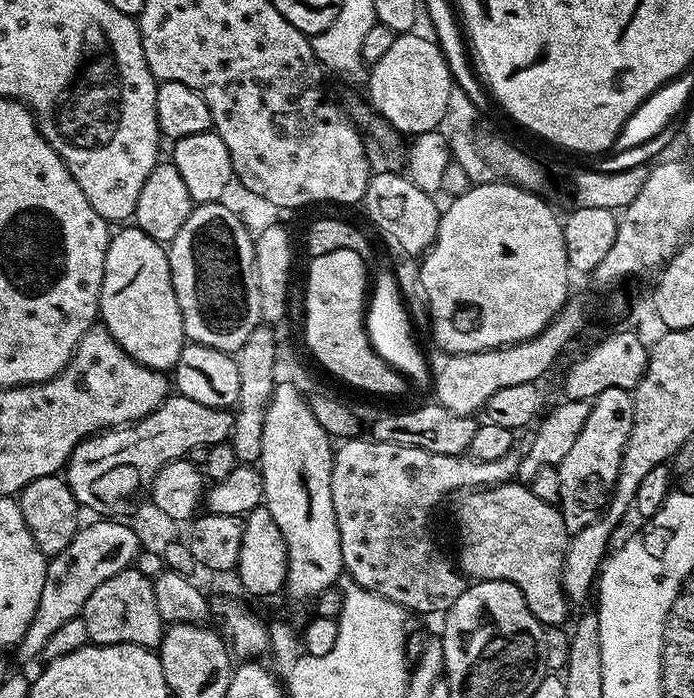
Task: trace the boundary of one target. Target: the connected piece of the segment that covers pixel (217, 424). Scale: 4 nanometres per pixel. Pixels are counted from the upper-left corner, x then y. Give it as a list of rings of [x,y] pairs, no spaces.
[[[179,394],[169,395],[167,400],[161,402],[158,407],[150,414],[146,414],[146,418],[136,421],[134,424],[125,424],[123,428],[110,428],[107,432],[97,432],[94,436],[87,436],[85,440],[76,447],[70,454],[68,463],[66,465],[66,479],[70,490],[74,494],[76,503],[80,505],[81,509],[87,510],[88,508],[100,518],[128,518],[128,515],[136,508],[136,503],[140,500],[140,492],[147,493],[149,491],[152,479],[154,479],[158,473],[172,460],[183,460],[187,457],[188,452],[194,449],[194,446],[202,446],[203,444],[223,444],[231,437],[232,426],[234,423],[234,416],[227,408],[211,408],[210,406],[202,406],[202,402],[194,402],[194,398],[186,398]]]

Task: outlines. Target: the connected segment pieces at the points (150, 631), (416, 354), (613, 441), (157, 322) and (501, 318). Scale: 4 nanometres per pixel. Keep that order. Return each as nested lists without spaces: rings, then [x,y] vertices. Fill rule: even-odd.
[[[135,566],[106,578],[90,598],[86,598],[82,615],[86,622],[86,634],[94,644],[137,644],[155,649],[164,636],[164,619],[158,614],[158,602],[154,602],[152,580]]]
[[[391,269],[380,271],[372,280],[372,287],[365,311],[367,334],[375,352],[393,369],[409,380],[422,392],[432,386],[432,370],[414,338],[414,324],[405,304],[398,283]]]
[[[611,388],[602,390],[595,400],[591,401],[592,409],[586,418],[586,426],[582,426],[582,434],[578,434],[572,449],[566,453],[566,458],[558,466],[560,469],[560,512],[564,516],[564,525],[569,533],[590,526],[604,514],[605,508],[612,500],[612,491],[618,482],[618,470],[622,466],[622,454],[626,450],[626,442],[634,426],[633,393],[626,388]]]
[[[124,226],[120,233],[113,235],[108,242],[104,277],[100,291],[99,319],[108,333],[116,339],[118,346],[130,354],[142,366],[154,369],[155,372],[175,369],[178,354],[182,354],[186,337],[182,326],[182,314],[178,298],[172,285],[172,271],[168,265],[168,254],[161,241],[150,238],[142,229],[135,226]]]
[[[497,182],[477,183],[475,186],[472,186],[469,192],[464,192],[457,200],[449,202],[448,209],[445,207],[443,211],[441,211],[436,241],[432,243],[432,247],[424,253],[422,259],[419,261],[418,288],[426,301],[428,319],[430,321],[430,333],[432,332],[433,342],[441,348],[441,353],[444,354],[481,352],[482,350],[501,348],[507,344],[534,338],[564,309],[565,304],[567,304],[570,299],[570,293],[568,293],[568,276],[570,277],[570,269],[568,259],[566,258],[564,225],[561,217],[559,215],[556,217],[555,210],[543,200],[543,195],[519,188],[517,184],[507,182],[496,183]]]

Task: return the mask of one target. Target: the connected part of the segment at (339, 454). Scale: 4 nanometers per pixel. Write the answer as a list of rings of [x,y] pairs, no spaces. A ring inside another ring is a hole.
[[[348,438],[341,444],[344,445],[335,449],[332,458],[330,494],[334,498],[334,518],[338,522],[342,542],[344,572],[352,575],[358,586],[397,603],[409,613],[447,612],[454,602],[458,602],[458,598],[462,598],[466,577],[454,563],[453,557],[451,560],[440,549],[432,533],[432,519],[447,496],[455,497],[465,490],[509,483],[516,475],[521,453],[513,450],[502,454],[502,458],[494,458],[494,462],[482,462],[467,454],[430,454],[430,450],[422,450],[418,446],[402,446],[371,438]]]

